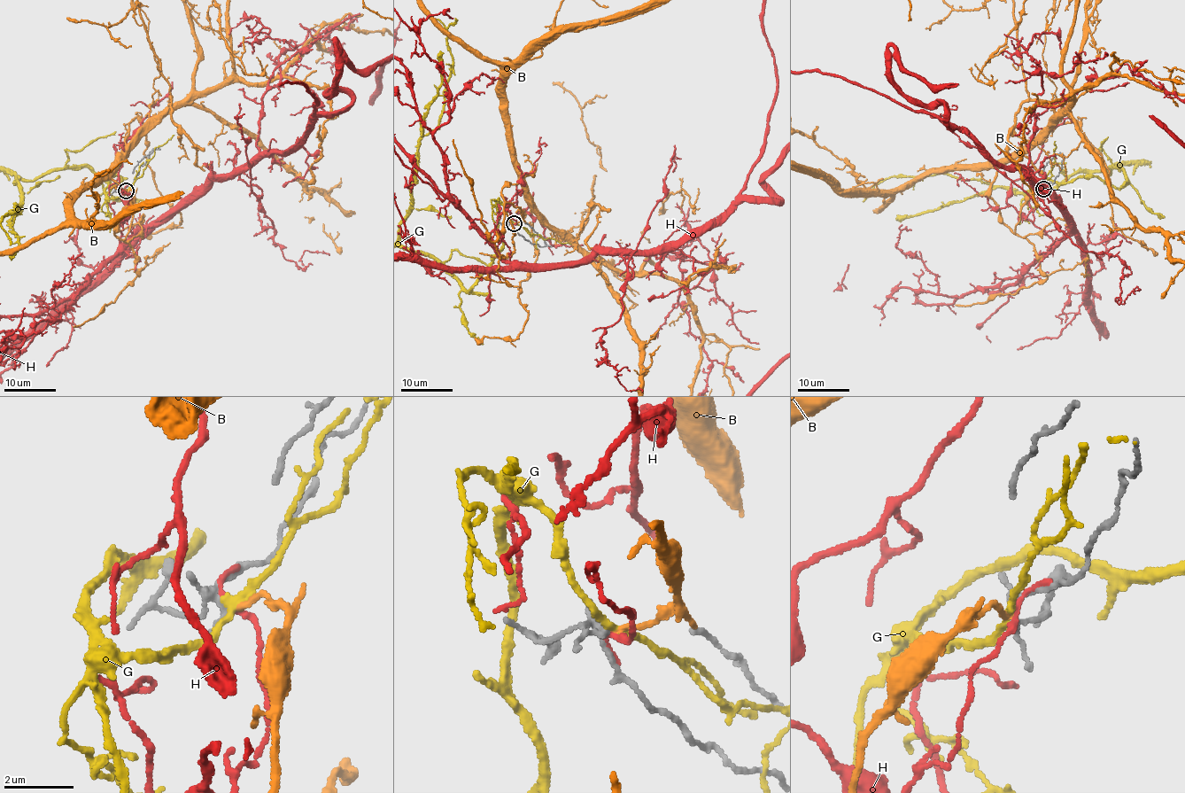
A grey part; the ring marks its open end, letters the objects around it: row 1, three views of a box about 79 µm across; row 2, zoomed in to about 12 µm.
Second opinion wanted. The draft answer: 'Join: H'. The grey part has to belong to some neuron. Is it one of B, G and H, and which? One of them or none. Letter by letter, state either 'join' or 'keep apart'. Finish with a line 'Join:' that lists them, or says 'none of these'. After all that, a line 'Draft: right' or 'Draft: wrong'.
B: join
G: keep apart
H: keep apart
Join: B
Draft: wrong

